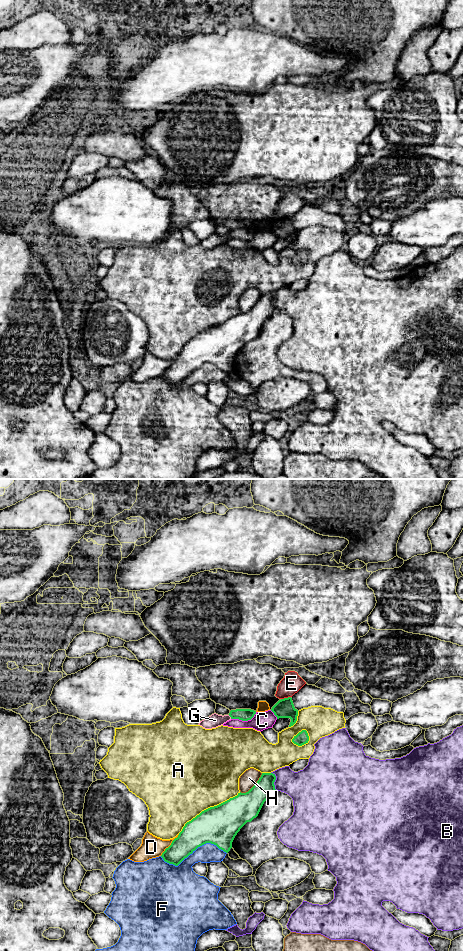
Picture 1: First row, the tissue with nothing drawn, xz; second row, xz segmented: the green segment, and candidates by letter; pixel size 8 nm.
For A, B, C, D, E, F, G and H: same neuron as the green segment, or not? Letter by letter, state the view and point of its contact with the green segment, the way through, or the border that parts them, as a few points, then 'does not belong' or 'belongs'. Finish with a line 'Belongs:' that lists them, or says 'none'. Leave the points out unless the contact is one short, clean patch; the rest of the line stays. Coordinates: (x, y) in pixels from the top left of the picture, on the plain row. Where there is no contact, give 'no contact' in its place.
A: xz (208, 328) | does not belong
B: xz (274, 301) | does not belong
C: xz (244, 240) | along xz (256, 232), (247, 240), (231, 239) | does not belong
D: xz (170, 365) | does not belong
E: xz (285, 218) | does not belong
F: xz (193, 370) | does not belong
G: xz (230, 236) | across xz (242, 234), (230, 236), (215, 240) | belongs
H: xz (253, 306) | does not belong
Belongs: G

